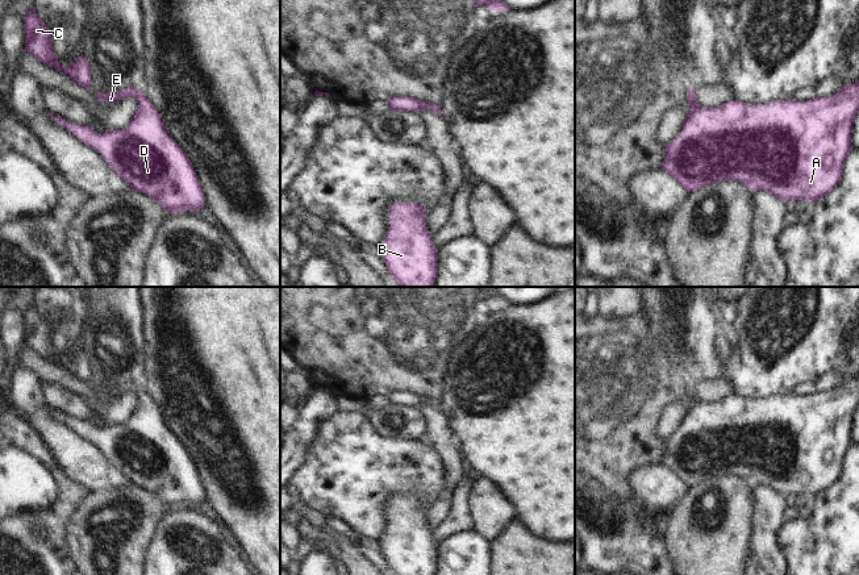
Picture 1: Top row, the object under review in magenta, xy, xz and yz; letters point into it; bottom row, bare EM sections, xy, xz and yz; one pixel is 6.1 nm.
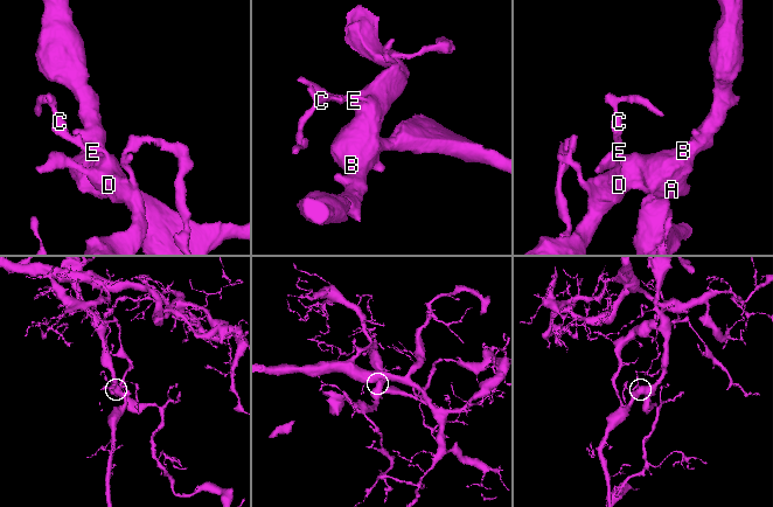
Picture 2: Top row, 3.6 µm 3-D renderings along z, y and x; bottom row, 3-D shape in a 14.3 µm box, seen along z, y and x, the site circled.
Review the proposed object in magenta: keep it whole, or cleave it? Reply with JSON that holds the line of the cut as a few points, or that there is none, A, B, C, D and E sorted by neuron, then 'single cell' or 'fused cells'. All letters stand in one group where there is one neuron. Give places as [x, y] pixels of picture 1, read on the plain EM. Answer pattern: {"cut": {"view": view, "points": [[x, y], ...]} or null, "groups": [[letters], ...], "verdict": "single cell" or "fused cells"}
{"cut": null, "groups": [["A", "B", "C", "D", "E"]], "verdict": "single cell"}

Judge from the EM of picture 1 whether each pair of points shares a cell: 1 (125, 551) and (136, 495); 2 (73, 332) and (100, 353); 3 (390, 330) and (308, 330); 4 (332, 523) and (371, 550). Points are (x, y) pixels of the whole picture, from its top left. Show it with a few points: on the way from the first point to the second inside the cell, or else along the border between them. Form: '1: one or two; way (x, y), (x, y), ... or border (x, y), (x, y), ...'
1: one; way (128, 537), (136, 528), (141, 509)
2: two; border (90, 308), (82, 345)
3: one; way (370, 330), (328, 330)
4: one; way (341, 526), (362, 544)

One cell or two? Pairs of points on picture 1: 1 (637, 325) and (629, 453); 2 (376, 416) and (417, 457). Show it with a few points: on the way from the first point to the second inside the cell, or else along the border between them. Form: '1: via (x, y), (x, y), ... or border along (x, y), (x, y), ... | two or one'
1: via (632, 357), (629, 421) | one
2: border along (371, 420), (386, 436), (424, 440) | two

